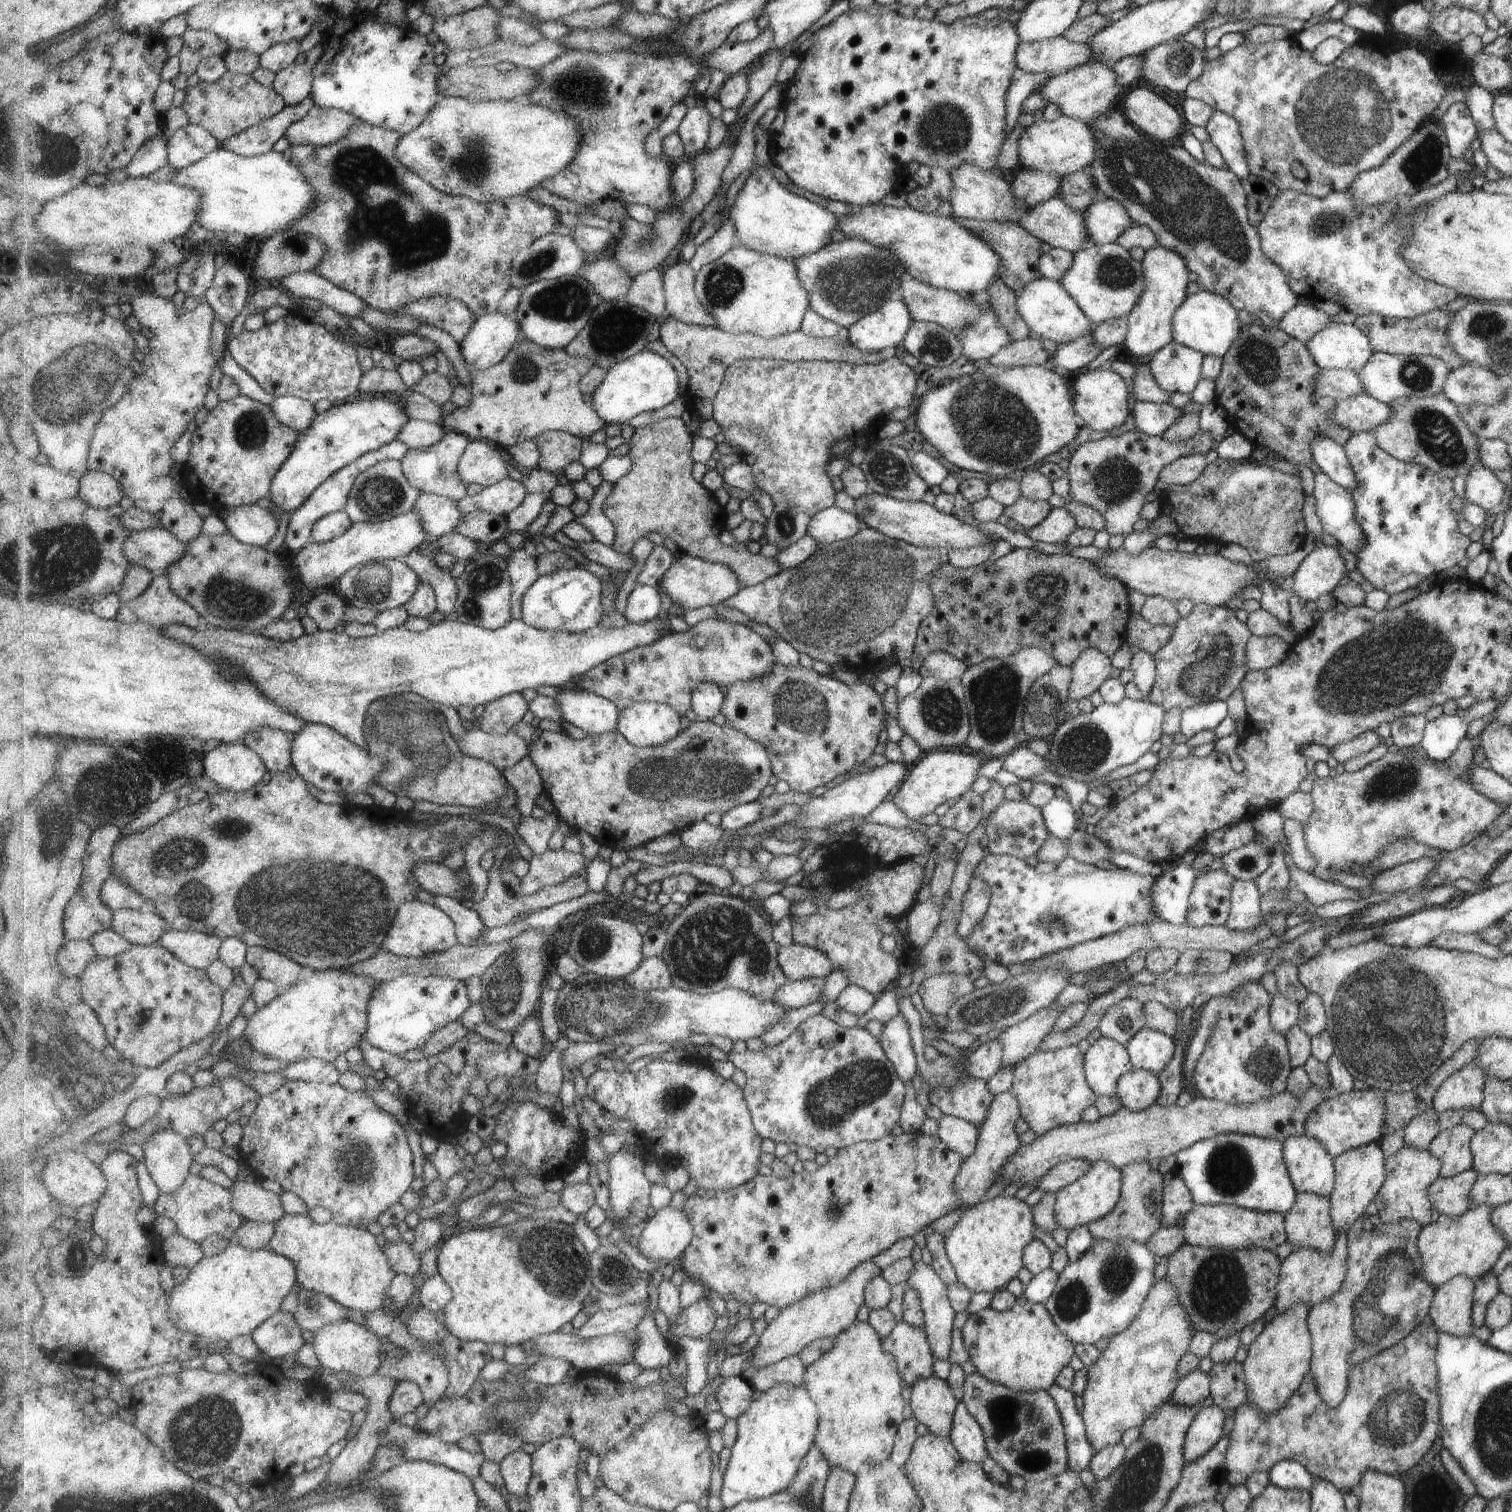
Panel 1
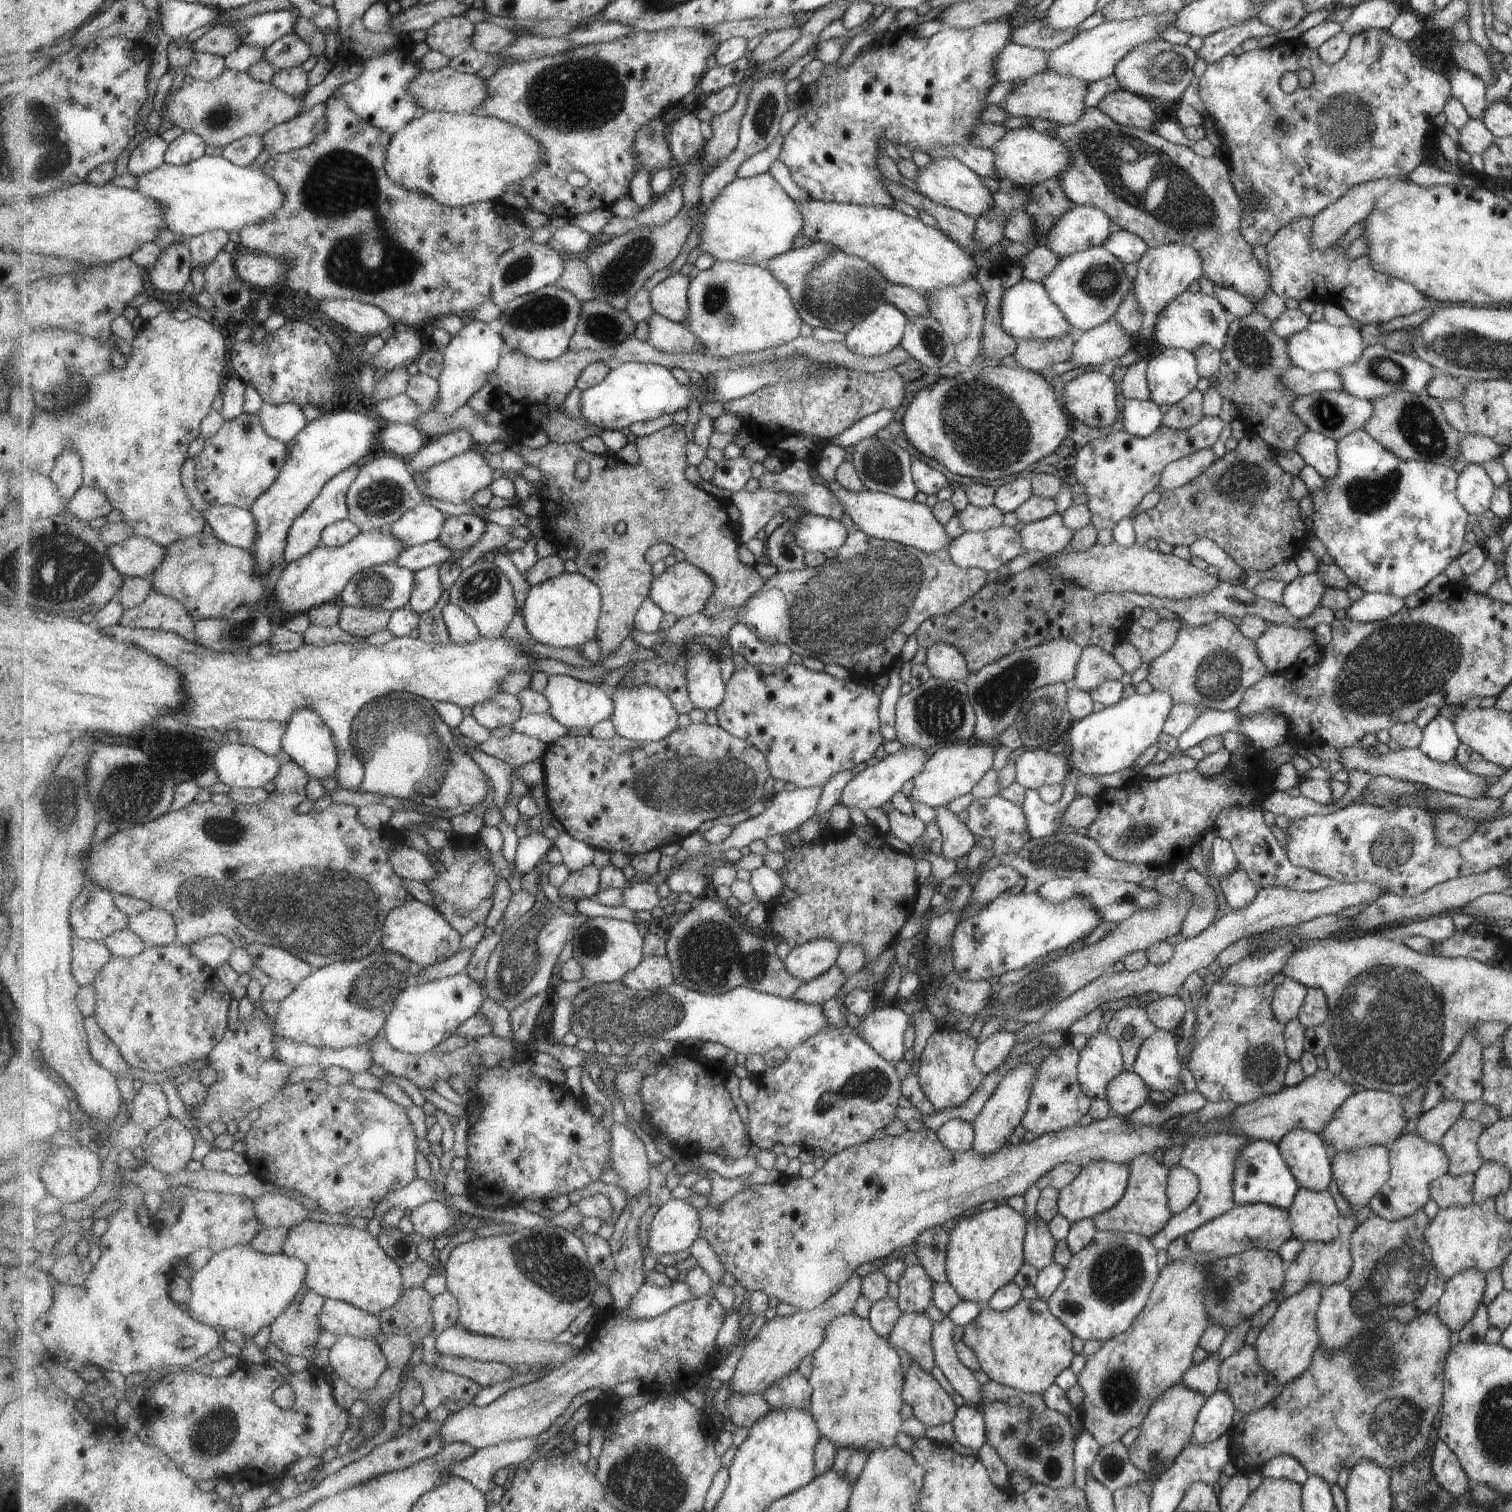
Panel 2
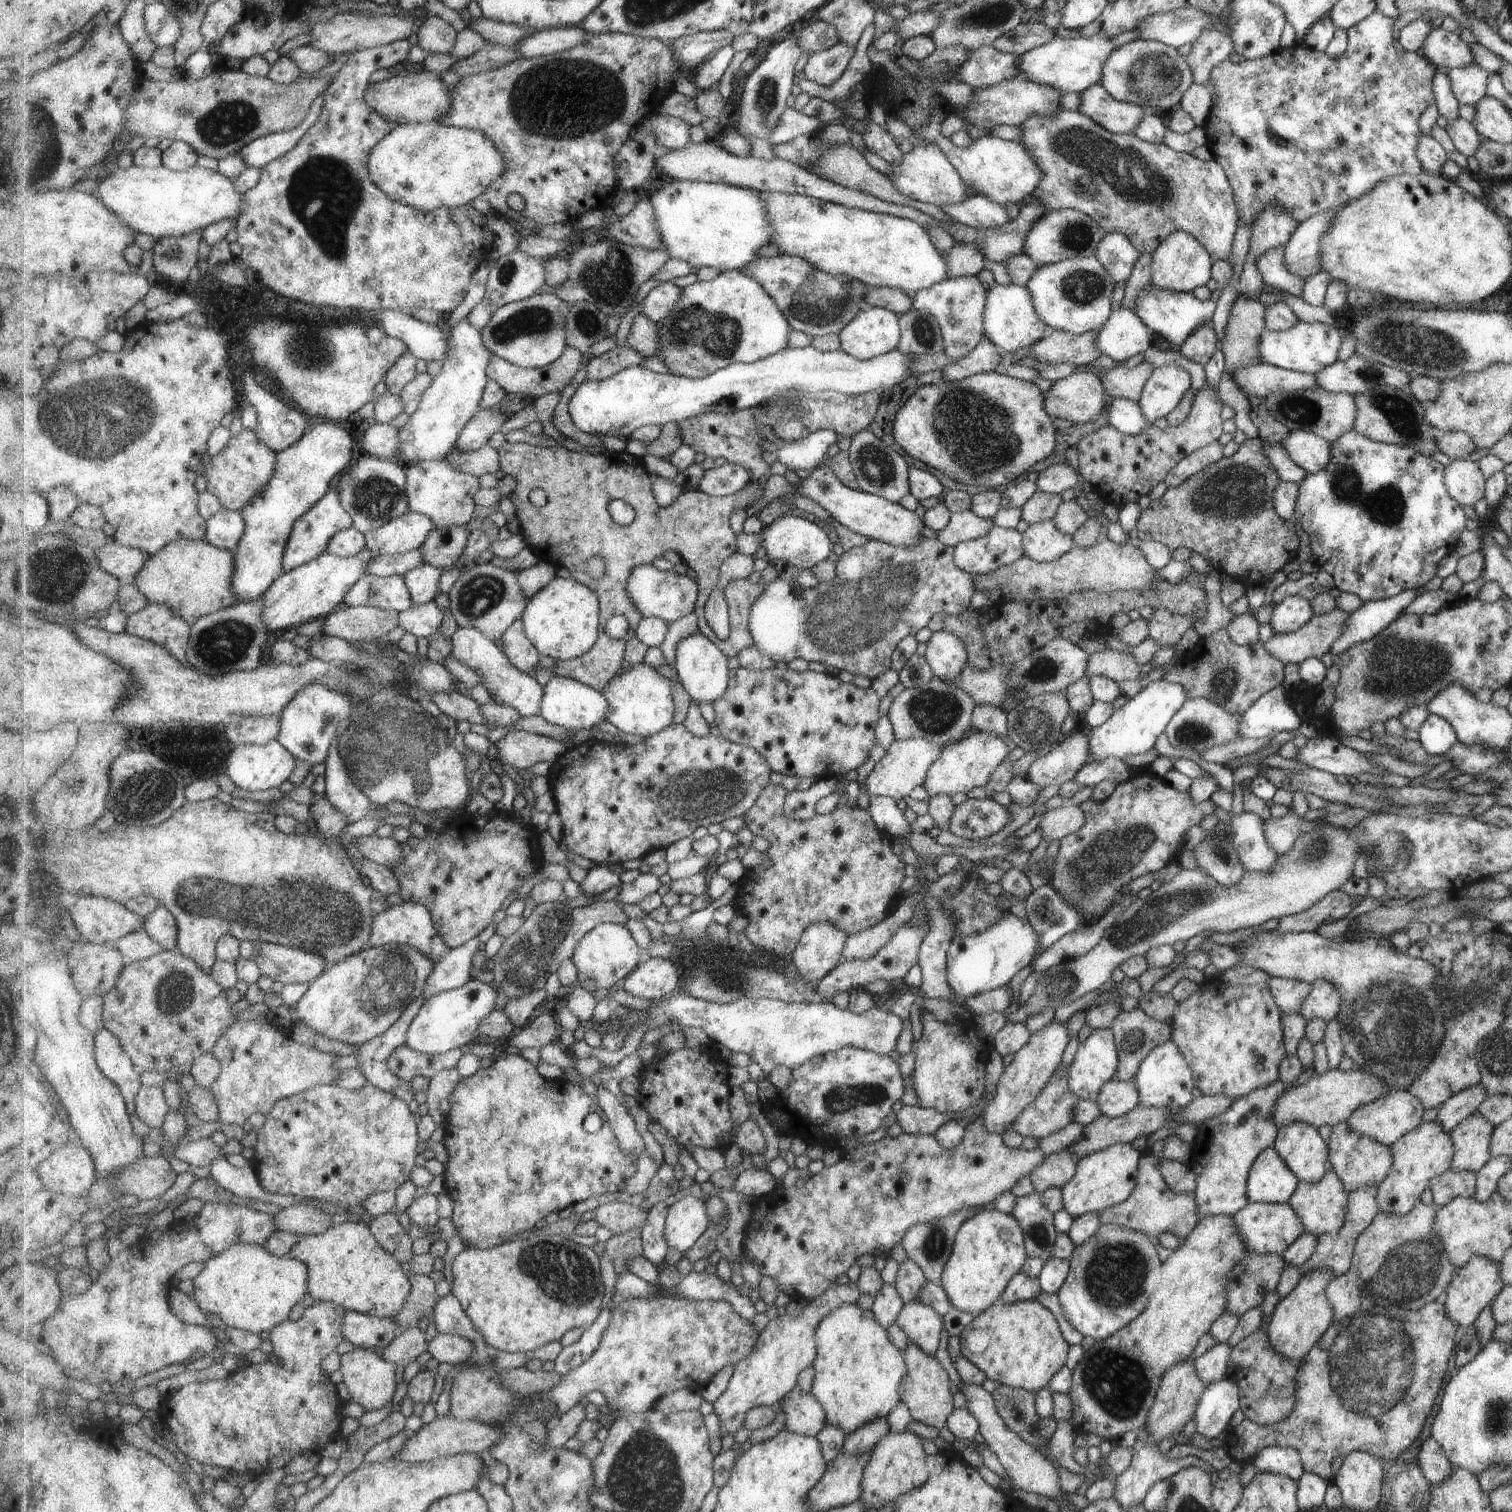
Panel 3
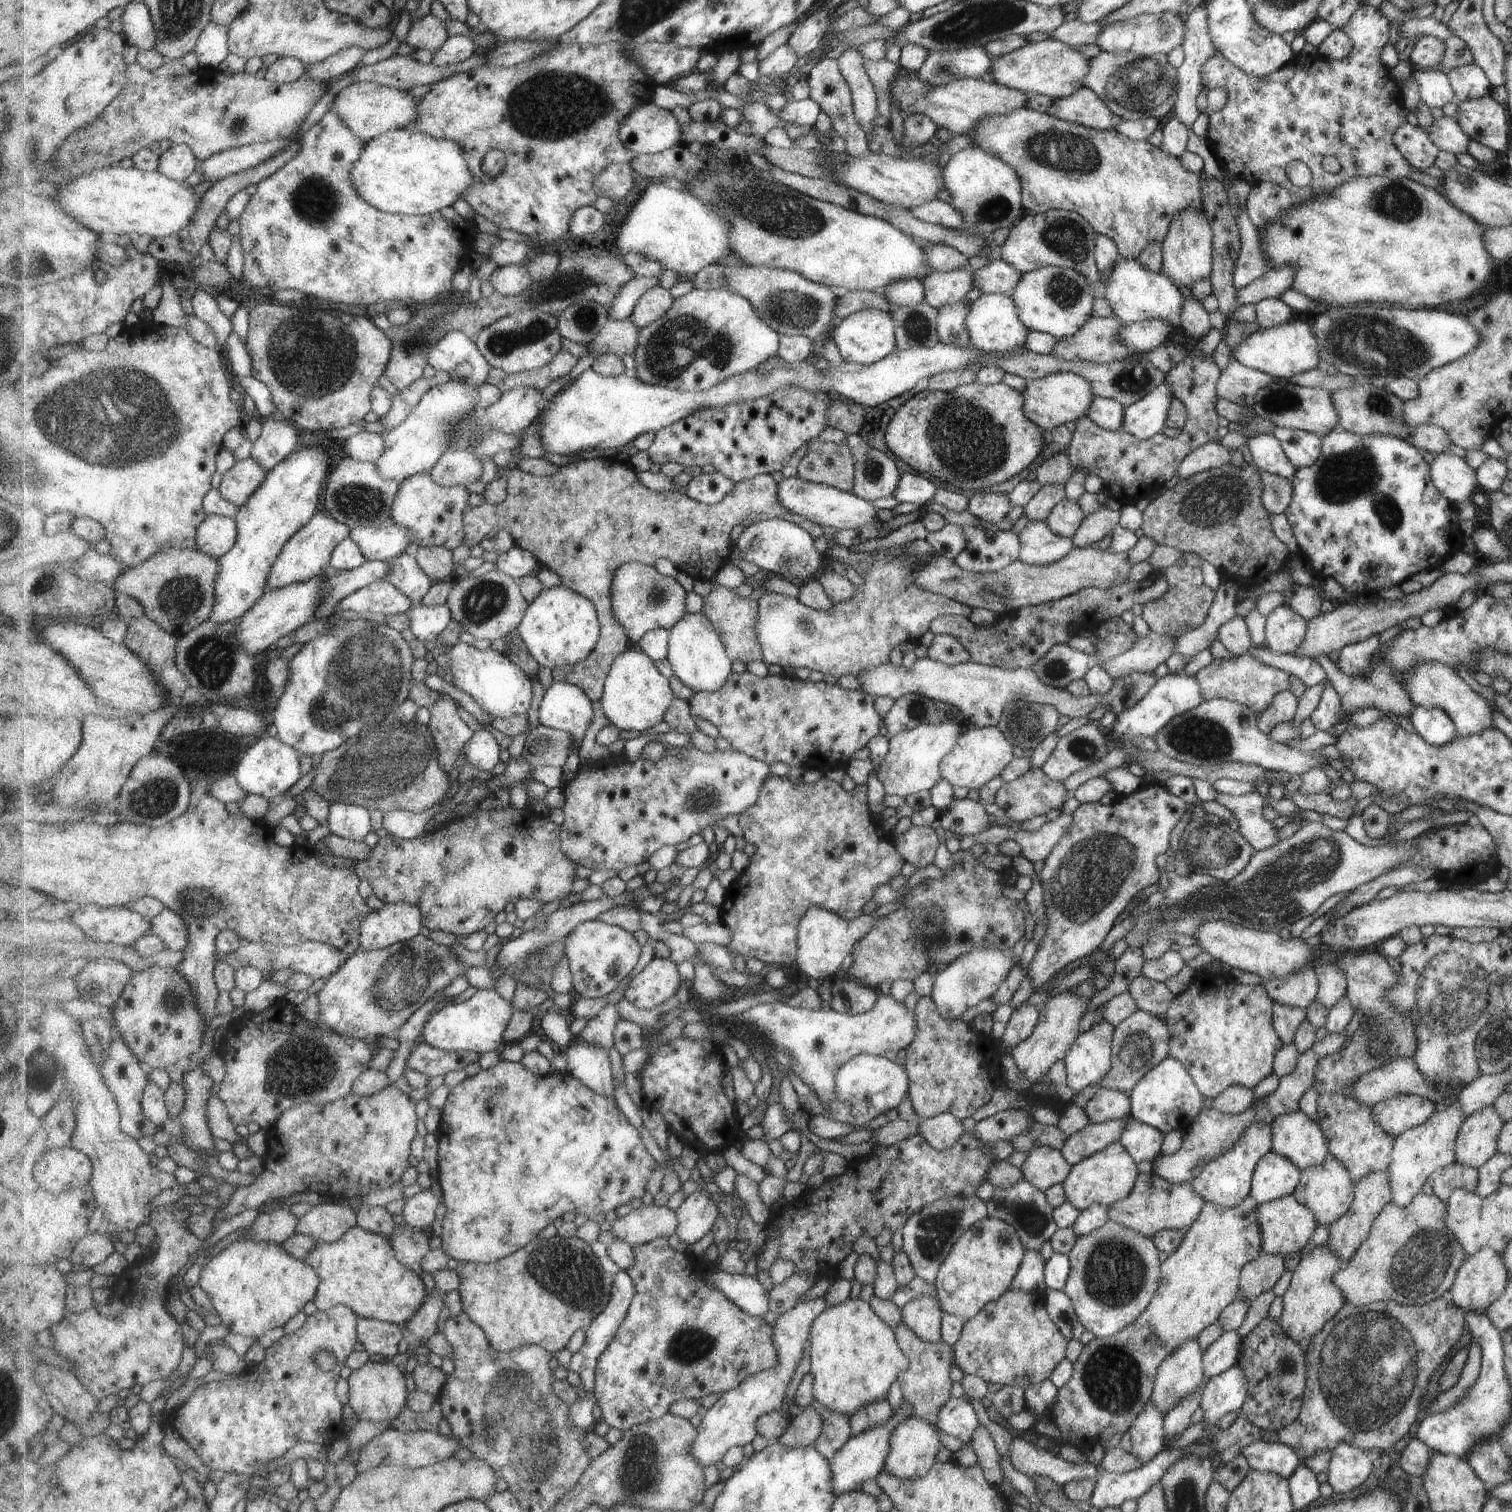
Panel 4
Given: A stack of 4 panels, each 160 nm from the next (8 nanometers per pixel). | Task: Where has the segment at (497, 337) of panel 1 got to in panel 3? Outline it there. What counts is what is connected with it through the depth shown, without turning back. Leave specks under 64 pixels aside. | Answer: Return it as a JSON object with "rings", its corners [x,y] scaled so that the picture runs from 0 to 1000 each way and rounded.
{"rings":[[[309,211],[305,212],[299,218],[298,232],[287,253],[281,259],[278,267],[264,284],[265,293],[263,305],[269,306],[293,304],[303,293],[303,290],[311,278],[317,272],[321,256],[324,252],[322,243],[327,235],[321,229],[318,218]]]}

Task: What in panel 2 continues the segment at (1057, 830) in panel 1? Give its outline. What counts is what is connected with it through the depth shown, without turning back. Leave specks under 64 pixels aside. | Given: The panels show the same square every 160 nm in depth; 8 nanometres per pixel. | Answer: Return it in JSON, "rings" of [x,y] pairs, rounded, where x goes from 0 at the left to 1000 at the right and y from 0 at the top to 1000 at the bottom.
{"rings":[[[708,509],[708,511],[704,515],[702,526],[697,531],[690,531],[685,522],[679,522],[675,534],[678,539],[679,555],[687,555],[695,552],[698,548],[702,546],[702,539],[711,526],[711,512],[714,511]]]}

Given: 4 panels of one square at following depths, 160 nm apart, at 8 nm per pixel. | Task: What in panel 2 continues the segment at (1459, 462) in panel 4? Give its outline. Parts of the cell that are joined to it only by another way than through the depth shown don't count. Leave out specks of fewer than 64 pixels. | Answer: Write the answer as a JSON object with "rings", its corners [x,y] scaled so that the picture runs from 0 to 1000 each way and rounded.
{"rings":[[[977,306],[969,307],[964,313],[964,327],[965,333],[970,340],[980,341],[985,337],[988,320],[983,310]]]}

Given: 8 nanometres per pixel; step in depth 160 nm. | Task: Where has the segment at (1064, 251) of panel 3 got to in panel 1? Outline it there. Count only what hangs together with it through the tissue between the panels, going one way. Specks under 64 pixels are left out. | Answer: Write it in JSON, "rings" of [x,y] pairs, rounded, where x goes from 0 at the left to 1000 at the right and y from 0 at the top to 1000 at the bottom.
{"rings":[[[727,130],[716,139],[718,158],[723,162],[736,161],[740,155],[750,148],[740,133]]]}

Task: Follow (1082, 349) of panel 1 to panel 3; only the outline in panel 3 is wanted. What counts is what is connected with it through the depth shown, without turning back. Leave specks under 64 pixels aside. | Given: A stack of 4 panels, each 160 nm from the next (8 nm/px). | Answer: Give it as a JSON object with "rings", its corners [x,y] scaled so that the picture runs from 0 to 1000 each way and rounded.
{"rings":[[[739,203],[728,216],[725,229],[737,239],[748,240],[761,229],[761,222],[748,204]]]}

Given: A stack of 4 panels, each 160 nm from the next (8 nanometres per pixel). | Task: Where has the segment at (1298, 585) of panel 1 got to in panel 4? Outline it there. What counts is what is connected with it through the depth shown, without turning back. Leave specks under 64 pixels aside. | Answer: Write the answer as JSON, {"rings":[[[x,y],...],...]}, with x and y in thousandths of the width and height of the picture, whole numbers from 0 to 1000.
{"rings":[[[846,400],[837,407],[836,427],[843,432],[853,433],[856,431],[863,419],[864,410],[853,401]]]}

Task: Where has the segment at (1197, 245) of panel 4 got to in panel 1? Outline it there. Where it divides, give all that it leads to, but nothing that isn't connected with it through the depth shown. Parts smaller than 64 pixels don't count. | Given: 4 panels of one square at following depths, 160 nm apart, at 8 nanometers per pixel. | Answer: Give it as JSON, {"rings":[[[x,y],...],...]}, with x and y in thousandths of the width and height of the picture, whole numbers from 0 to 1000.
{"rings":[[[761,163],[757,166],[754,174],[757,177],[757,188],[752,200],[745,209],[746,218],[741,227],[745,235],[751,237],[753,235],[762,235],[770,228],[776,225],[775,210],[784,197],[785,193],[785,171],[780,169],[779,167],[771,163]]]}

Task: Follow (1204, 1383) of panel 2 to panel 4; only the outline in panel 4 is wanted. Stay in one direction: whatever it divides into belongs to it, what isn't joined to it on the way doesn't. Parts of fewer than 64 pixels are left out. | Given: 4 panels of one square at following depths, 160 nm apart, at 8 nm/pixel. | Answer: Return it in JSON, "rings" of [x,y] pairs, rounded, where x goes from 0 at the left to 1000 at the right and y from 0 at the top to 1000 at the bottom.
{"rings":[[[817,880],[810,880],[801,890],[795,894],[795,905],[798,911],[817,903],[820,884]]]}

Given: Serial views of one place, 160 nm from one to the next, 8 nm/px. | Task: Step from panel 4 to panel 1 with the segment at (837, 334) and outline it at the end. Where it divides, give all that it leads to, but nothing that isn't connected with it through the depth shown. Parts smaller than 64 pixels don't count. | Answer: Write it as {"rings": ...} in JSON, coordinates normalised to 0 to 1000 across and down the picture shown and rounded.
{"rings":[[[587,198],[580,205],[570,209],[569,211],[567,211],[564,214],[562,214],[561,217],[558,219],[558,221],[560,223],[560,225],[569,232],[581,233],[584,230],[593,229],[593,228],[599,224],[599,220],[603,214],[604,210],[599,200],[596,198]]]}

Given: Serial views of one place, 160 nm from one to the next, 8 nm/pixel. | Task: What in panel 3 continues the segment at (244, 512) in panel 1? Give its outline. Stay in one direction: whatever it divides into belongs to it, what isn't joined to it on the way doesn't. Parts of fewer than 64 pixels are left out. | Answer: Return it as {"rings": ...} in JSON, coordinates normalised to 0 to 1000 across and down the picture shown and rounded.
{"rings":[[[146,336],[138,345],[136,357],[146,363],[155,365],[162,353],[163,347],[160,338]]]}

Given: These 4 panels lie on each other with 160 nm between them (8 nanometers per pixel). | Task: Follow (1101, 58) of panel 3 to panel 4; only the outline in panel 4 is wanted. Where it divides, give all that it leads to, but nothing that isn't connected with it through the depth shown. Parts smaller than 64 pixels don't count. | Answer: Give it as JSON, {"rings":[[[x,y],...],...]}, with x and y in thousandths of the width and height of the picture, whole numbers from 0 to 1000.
{"rings":[[[694,25],[685,28],[678,28],[666,36],[655,39],[653,54],[678,62],[690,62],[696,65],[705,64],[713,60],[718,54],[721,41],[711,34],[710,31]]]}

